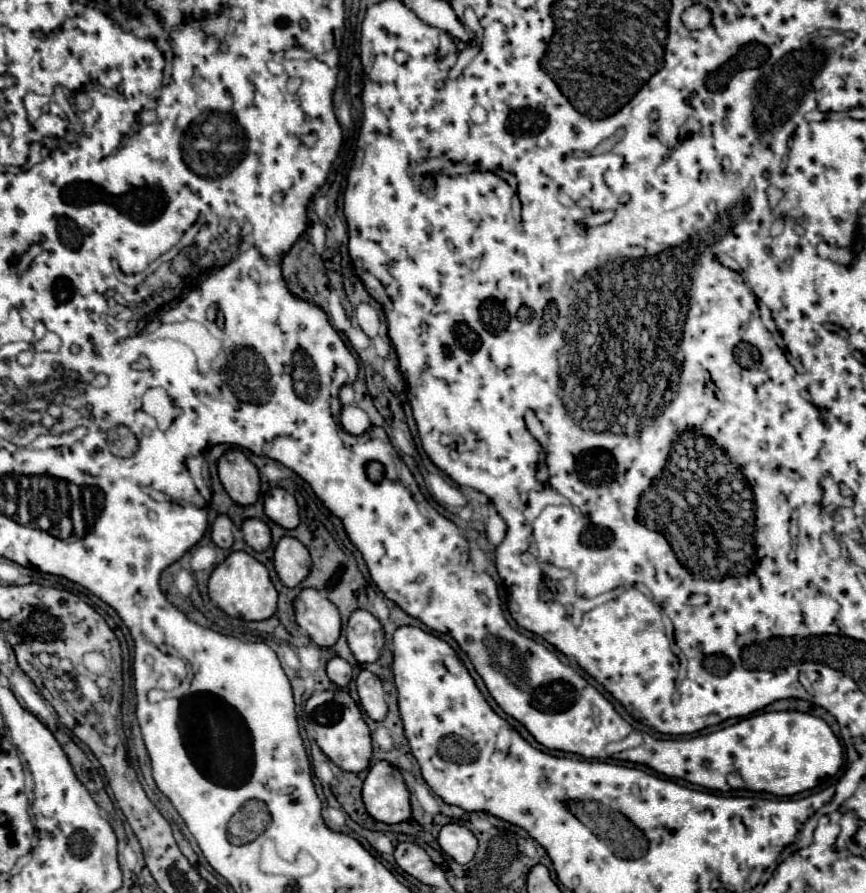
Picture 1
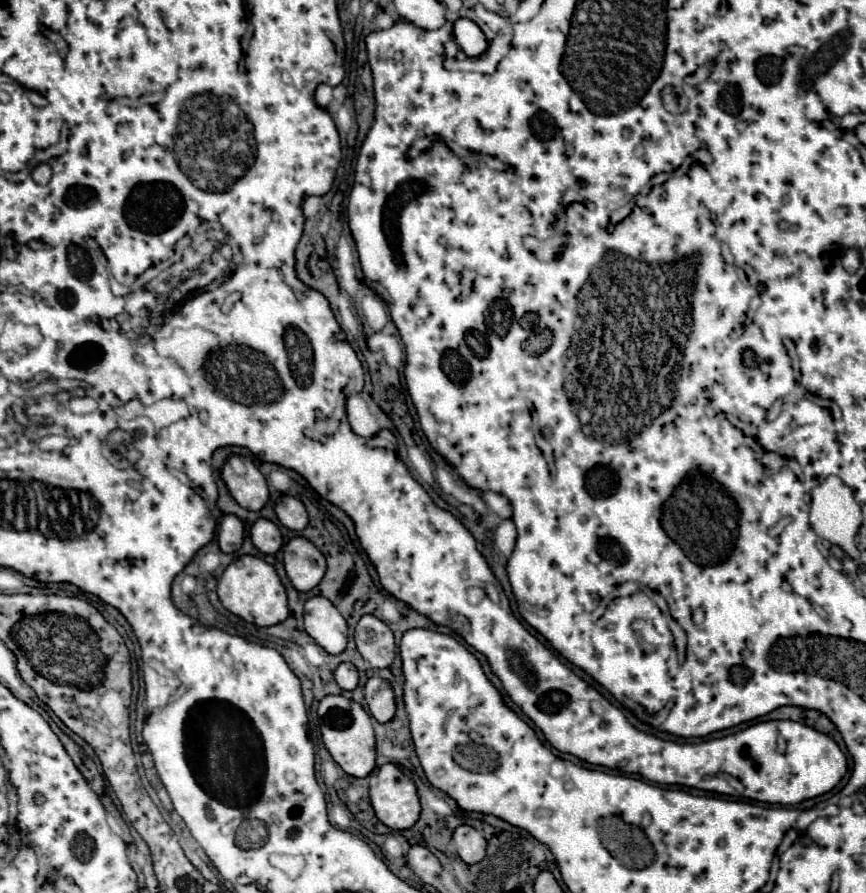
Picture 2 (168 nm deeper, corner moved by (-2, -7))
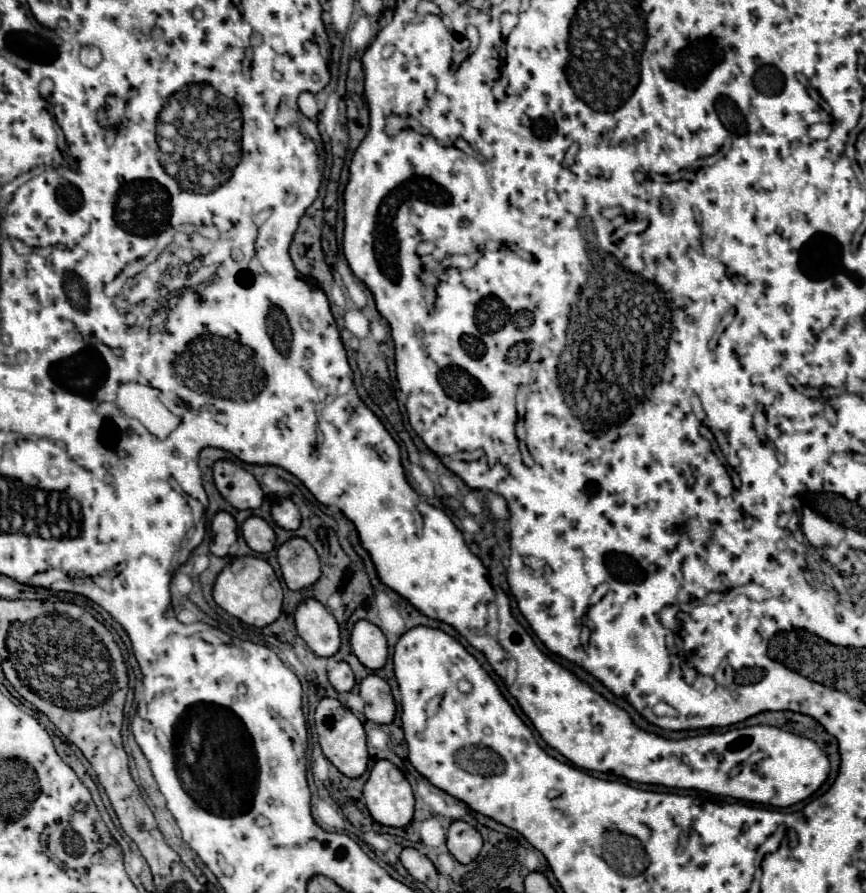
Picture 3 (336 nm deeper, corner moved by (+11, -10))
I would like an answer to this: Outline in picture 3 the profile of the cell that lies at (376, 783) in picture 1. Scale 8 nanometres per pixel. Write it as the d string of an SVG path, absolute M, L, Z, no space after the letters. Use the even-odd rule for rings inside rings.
M378 760L364 786L364 800L370 816L392 828L402 828L412 820L414 796L406 778L396 780L392 772L394 764L388 760Z

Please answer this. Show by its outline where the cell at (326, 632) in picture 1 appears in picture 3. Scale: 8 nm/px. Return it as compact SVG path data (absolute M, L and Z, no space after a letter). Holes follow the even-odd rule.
M314 598L296 608L296 630L308 648L318 656L334 656L340 648L340 630L334 616Z

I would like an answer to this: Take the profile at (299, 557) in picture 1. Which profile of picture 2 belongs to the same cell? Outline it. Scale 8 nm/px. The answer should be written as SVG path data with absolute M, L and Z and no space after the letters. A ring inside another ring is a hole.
M293 537L283 551L285 571L297 591L311 591L321 583L327 563L323 553L305 537Z

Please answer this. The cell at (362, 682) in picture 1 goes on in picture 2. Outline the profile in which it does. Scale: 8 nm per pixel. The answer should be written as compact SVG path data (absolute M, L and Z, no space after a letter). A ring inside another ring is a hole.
M371 677L365 685L365 701L369 705L371 715L379 723L387 723L395 715L395 693L391 683L381 677Z

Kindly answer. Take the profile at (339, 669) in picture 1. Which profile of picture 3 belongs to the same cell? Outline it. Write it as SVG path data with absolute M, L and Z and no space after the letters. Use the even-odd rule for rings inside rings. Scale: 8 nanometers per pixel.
M336 662L336 664L332 664L332 668L328 670L328 680L330 680L330 684L334 686L336 692L346 694L346 692L350 692L352 686L354 686L352 668L350 668L346 662Z

